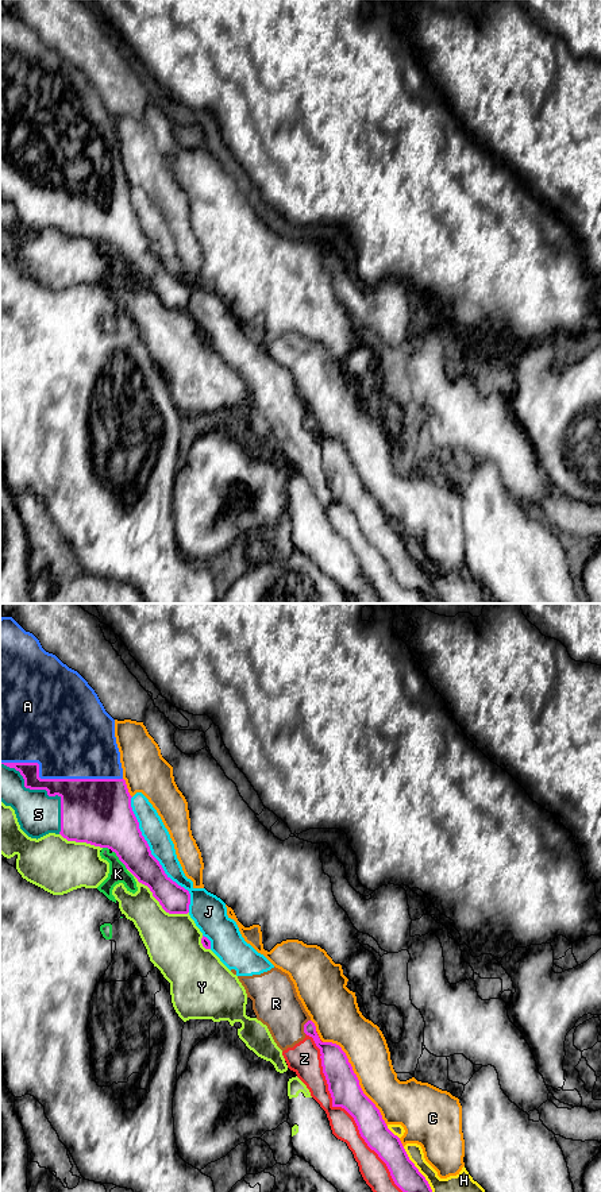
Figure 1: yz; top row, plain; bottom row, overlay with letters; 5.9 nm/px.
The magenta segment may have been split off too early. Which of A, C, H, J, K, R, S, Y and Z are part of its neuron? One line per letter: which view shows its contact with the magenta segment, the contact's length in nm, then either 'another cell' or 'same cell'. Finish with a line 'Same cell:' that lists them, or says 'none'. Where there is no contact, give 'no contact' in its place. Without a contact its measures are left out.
A: yz | 750 nm | same cell
C: yz | 650 nm | another cell
H: yz | 320 nm | another cell
J: yz | 750 nm | another cell
K: yz | 140 nm | another cell
R: yz | 90 nm | another cell
S: yz | 550 nm | same cell
Y: yz | 460 nm | another cell
Z: yz | 1100 nm | another cell
Same cell: A, S

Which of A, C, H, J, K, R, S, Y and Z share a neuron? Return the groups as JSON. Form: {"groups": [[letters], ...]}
{"groups": [["A", "S"], ["C"], ["H"], ["J", "R", "Z"], ["K"], ["Y"]]}

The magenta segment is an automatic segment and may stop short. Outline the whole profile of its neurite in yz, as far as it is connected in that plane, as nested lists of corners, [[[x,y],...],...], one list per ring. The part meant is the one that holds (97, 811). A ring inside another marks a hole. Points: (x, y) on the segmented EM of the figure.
[[[12,617],[0,618],[0,801],[15,810],[20,829],[31,838],[41,838],[49,833],[61,834],[68,841],[86,842],[100,848],[108,848],[116,853],[126,868],[147,886],[153,896],[169,914],[188,914],[190,894],[173,882],[163,871],[159,861],[151,855],[150,846],[139,829],[139,822],[131,807],[131,795],[120,763],[120,752],[115,737],[115,720],[105,711],[95,690],[74,670],[63,664],[55,655],[46,652],[39,640],[26,632]]]

